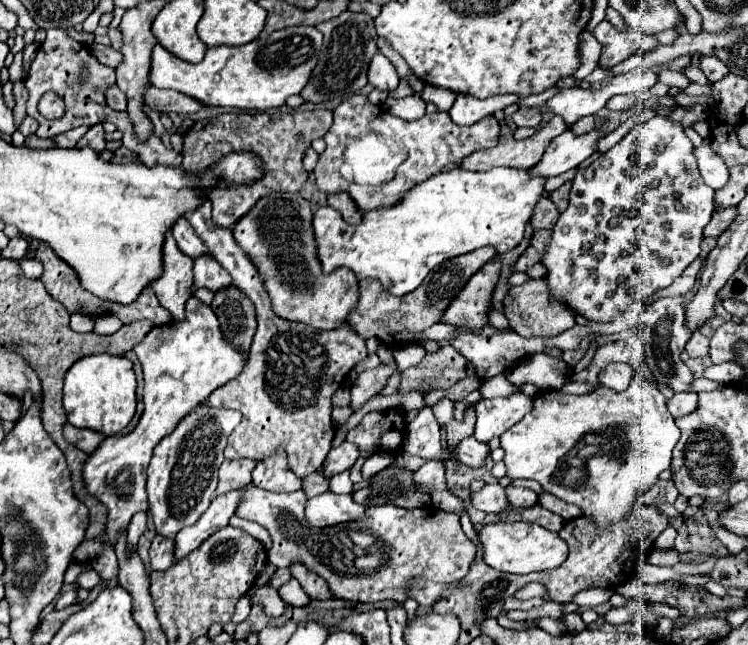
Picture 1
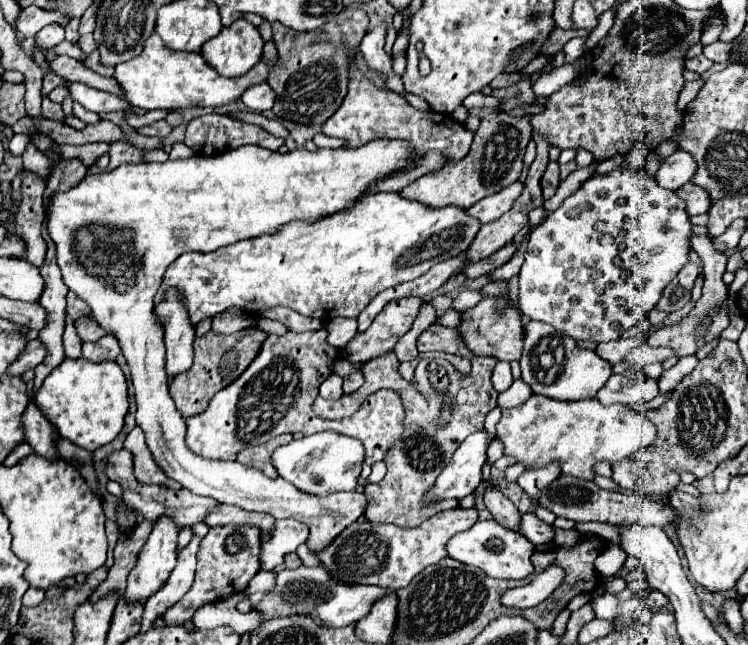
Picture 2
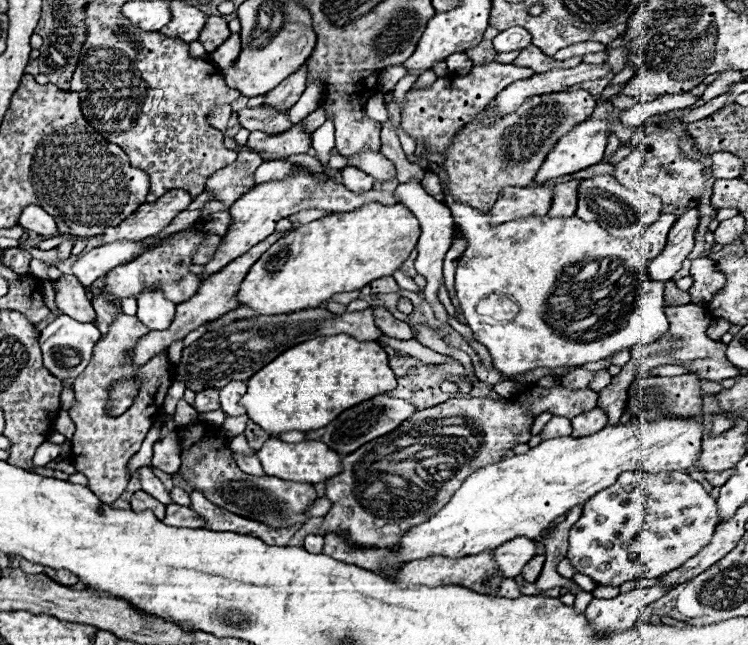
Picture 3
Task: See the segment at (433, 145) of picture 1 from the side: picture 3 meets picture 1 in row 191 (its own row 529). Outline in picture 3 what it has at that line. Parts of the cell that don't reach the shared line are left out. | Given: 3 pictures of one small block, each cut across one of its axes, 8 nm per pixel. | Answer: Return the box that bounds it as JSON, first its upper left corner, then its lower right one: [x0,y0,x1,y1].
[322,384,598,548]

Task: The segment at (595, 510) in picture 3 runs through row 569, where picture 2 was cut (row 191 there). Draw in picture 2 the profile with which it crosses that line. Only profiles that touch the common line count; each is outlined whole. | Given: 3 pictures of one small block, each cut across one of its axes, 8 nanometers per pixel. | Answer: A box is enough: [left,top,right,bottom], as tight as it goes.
[518,166,692,342]

